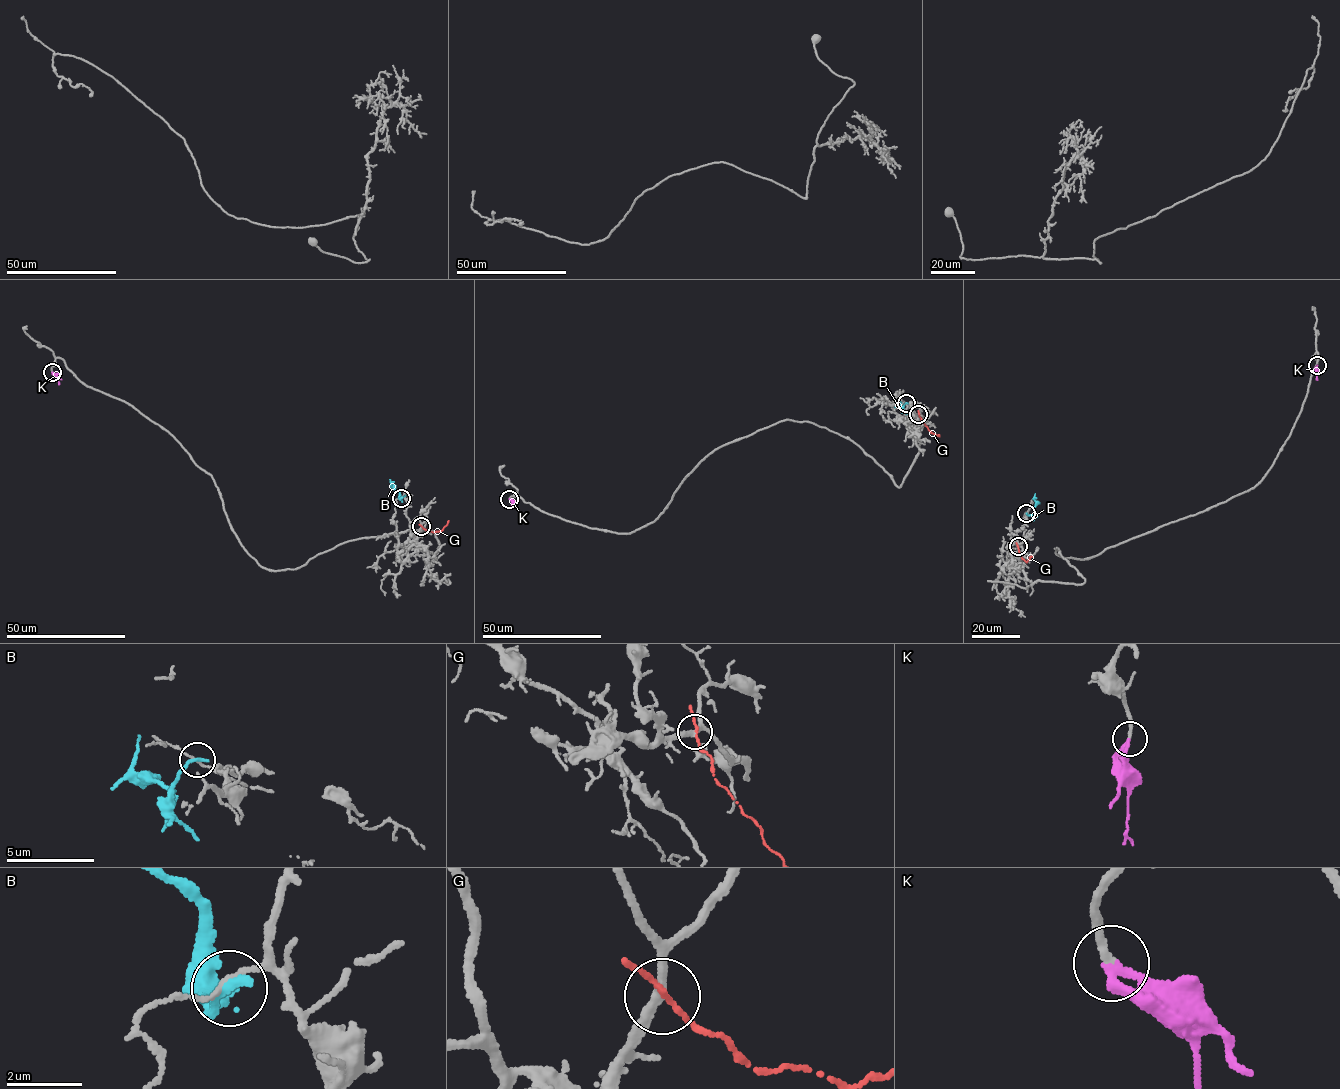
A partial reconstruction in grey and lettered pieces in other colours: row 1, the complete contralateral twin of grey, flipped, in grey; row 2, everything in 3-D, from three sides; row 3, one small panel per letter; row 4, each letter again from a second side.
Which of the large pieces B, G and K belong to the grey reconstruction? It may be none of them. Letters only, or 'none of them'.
K

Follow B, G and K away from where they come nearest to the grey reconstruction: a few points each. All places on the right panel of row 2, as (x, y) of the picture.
B: (1026, 513), (1034, 512), (1035, 494)
G: (1018, 546), (1022, 559), (1026, 562), (1031, 556)
K: (1317, 365), (1317, 380)

